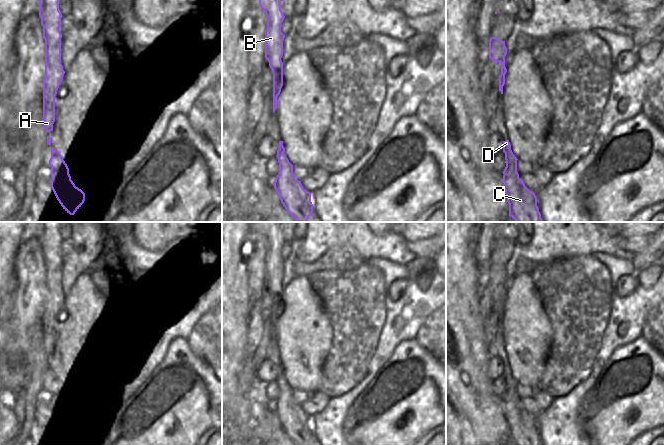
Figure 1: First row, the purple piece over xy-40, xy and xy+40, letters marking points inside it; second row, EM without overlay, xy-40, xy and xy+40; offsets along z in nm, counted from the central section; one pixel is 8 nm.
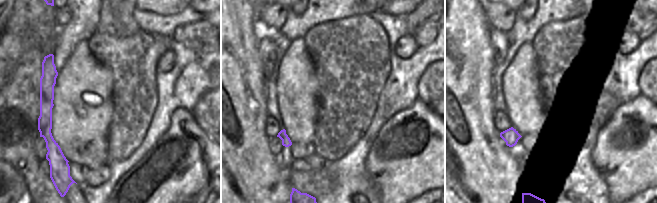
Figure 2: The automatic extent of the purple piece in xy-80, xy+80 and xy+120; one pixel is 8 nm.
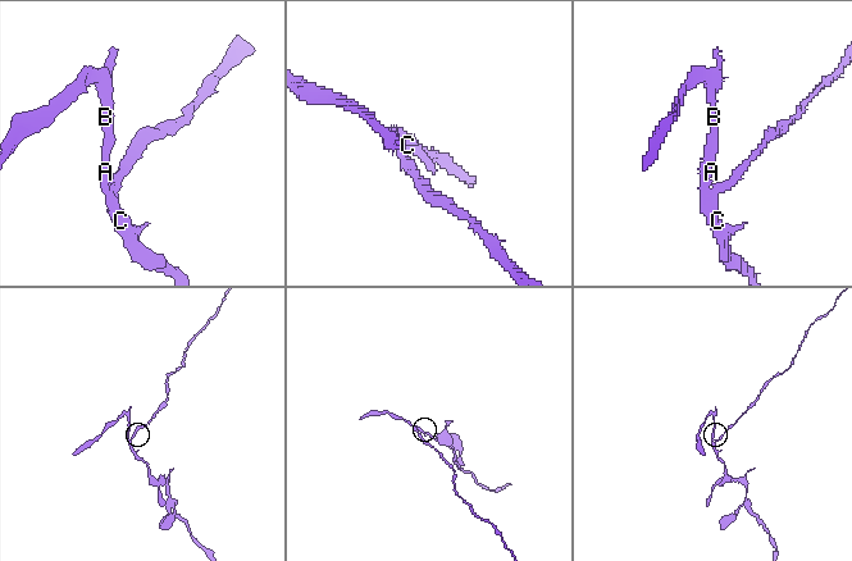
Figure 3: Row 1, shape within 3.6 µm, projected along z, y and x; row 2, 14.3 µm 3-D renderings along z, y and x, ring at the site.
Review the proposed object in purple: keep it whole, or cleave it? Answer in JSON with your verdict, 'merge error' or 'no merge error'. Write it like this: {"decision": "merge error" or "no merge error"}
{"decision": "merge error"}

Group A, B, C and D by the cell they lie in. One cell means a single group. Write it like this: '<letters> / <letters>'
A B C / D

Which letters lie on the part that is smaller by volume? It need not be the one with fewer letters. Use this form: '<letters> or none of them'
D

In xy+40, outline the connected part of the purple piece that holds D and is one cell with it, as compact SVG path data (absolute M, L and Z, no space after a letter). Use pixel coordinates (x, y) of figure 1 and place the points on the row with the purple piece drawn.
M509 140L503 141L503 152L506 154L505 160L509 157L511 161L513 161L514 163L517 163L518 159L515 157L515 155L511 150L511 144Z

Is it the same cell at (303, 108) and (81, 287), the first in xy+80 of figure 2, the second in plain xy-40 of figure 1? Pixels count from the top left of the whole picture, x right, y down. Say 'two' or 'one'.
one

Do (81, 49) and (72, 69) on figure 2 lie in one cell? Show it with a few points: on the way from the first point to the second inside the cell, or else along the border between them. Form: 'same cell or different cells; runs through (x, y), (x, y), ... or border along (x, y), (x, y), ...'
same cell; runs through (81, 54), (81, 60), (77, 64)

